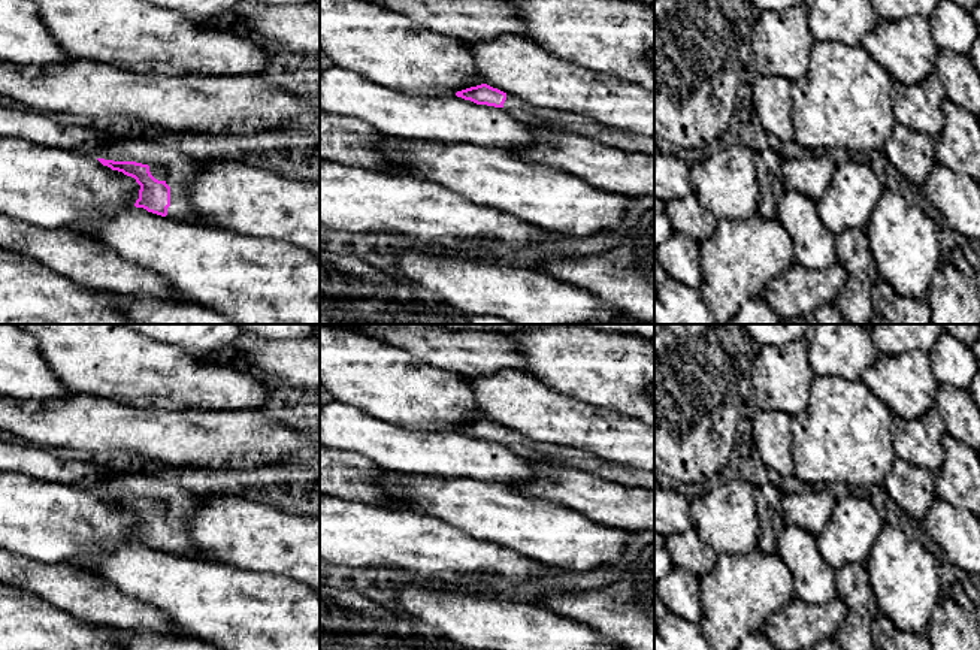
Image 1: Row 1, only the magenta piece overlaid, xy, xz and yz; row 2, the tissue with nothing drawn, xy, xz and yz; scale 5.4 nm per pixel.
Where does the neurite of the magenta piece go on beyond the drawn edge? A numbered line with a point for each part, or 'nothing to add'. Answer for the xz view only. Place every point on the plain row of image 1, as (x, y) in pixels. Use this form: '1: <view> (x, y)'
1: xz (532, 450)

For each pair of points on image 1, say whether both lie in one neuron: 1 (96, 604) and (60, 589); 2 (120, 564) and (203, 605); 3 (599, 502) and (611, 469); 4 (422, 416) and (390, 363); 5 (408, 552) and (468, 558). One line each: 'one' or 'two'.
1: one
2: one
3: two
4: one
5: one

